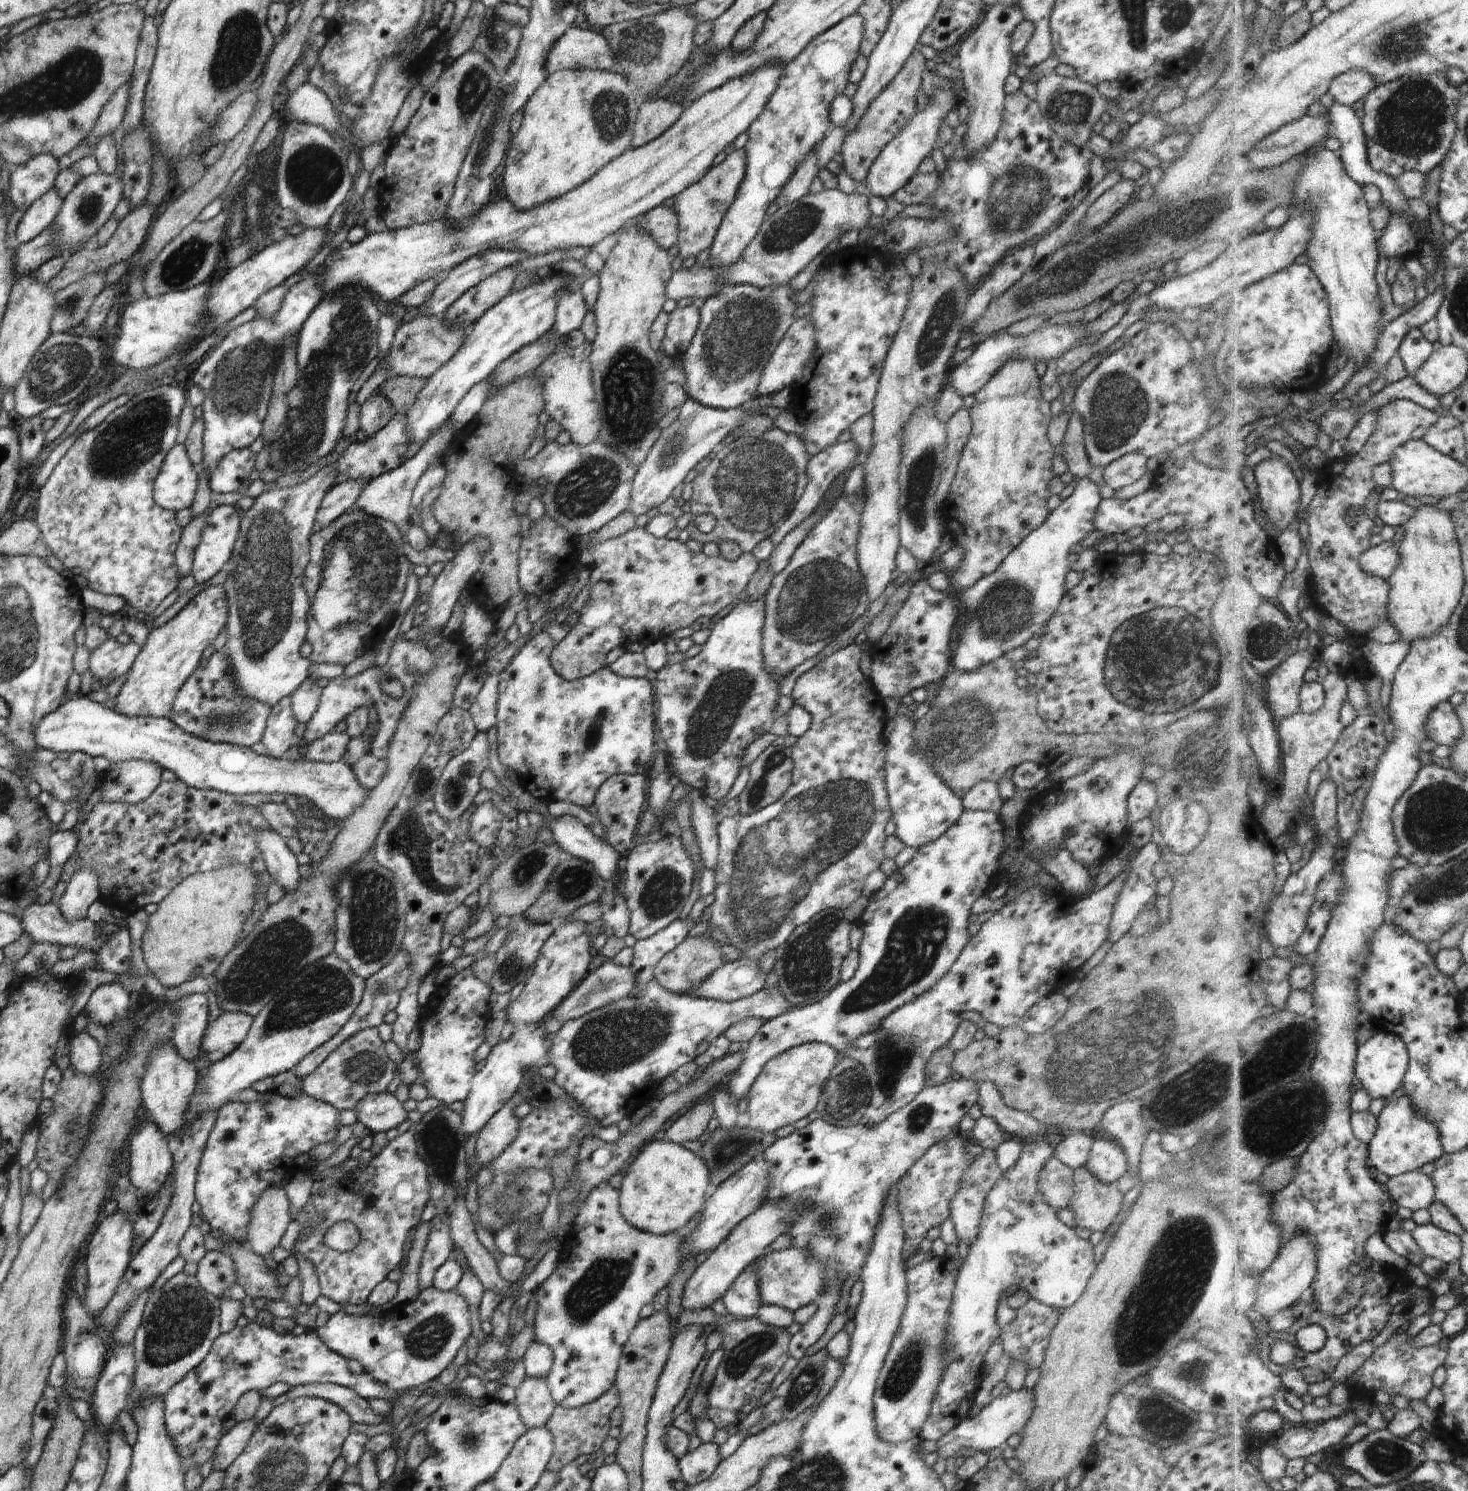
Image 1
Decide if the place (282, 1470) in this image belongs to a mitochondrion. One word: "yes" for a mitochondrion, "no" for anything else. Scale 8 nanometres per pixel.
yes

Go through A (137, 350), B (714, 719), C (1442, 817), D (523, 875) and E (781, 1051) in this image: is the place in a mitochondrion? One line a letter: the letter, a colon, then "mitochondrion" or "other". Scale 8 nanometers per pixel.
A: other
B: mitochondrion
C: mitochondrion
D: mitochondrion
E: other

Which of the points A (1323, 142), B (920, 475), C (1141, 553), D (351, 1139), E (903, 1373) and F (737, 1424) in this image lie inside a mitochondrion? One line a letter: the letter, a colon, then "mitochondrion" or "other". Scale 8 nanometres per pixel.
A: other
B: mitochondrion
C: other
D: other
E: mitochondrion
F: other

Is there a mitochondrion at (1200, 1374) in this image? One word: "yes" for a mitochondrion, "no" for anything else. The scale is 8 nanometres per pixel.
yes

